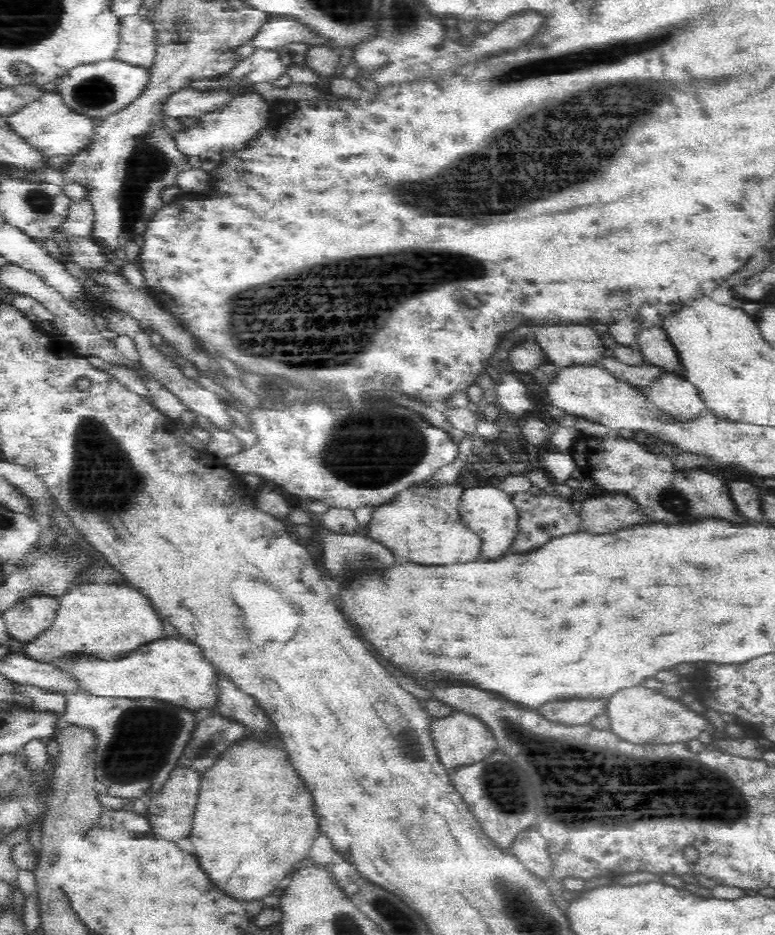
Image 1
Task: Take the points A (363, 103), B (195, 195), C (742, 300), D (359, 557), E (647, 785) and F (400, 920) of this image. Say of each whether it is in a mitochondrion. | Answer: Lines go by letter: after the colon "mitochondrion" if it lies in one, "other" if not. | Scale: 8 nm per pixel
A: other
B: other
C: other
D: mitochondrion
E: mitochondrion
F: mitochondrion

